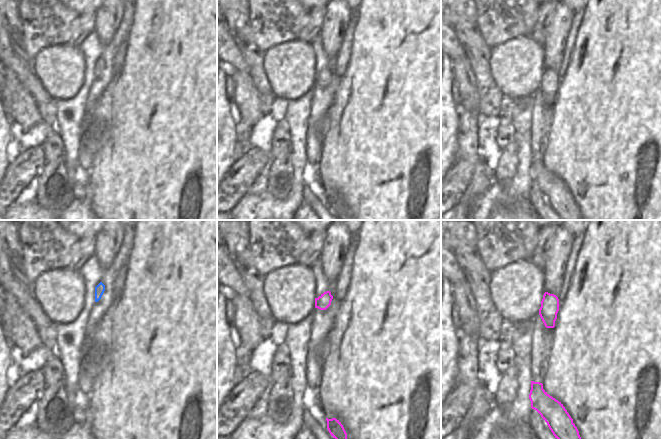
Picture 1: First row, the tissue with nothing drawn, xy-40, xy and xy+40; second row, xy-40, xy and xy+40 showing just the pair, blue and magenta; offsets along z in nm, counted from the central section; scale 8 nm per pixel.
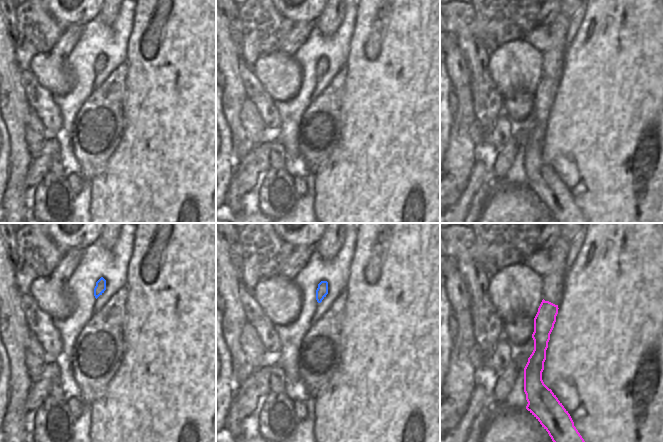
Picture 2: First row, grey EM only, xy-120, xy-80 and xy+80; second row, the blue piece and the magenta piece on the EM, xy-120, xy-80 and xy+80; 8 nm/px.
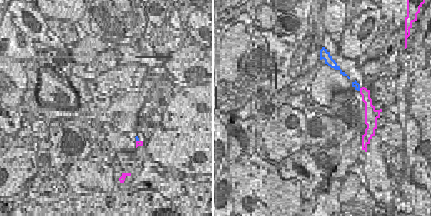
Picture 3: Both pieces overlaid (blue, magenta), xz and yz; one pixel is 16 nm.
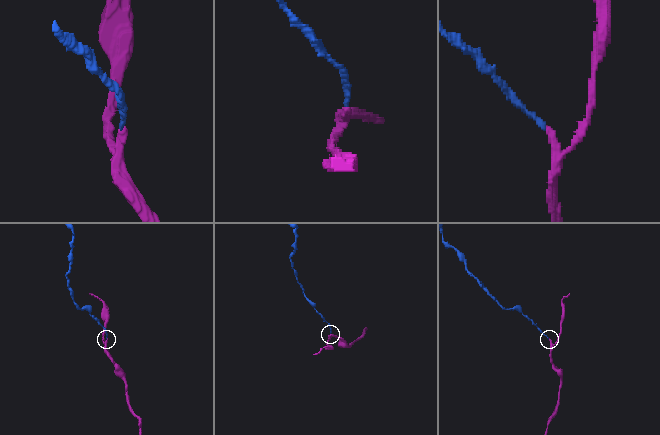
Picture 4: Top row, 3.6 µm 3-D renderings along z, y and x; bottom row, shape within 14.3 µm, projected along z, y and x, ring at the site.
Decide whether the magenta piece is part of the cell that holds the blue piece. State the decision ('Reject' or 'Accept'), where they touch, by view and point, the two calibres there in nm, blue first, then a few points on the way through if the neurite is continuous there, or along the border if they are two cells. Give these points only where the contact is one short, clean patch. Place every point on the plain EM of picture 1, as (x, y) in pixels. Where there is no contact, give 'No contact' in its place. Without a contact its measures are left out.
Accept. No contact.

